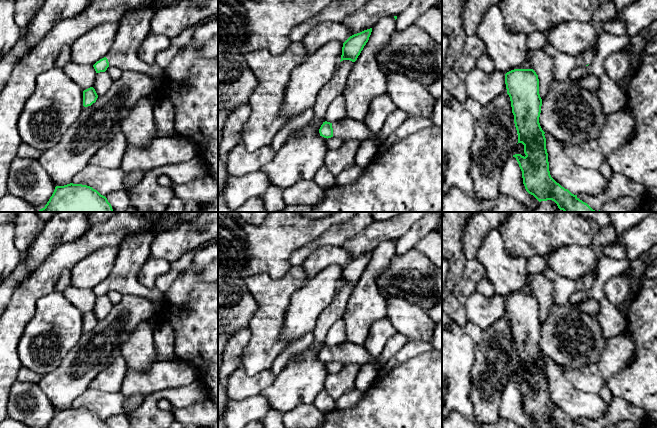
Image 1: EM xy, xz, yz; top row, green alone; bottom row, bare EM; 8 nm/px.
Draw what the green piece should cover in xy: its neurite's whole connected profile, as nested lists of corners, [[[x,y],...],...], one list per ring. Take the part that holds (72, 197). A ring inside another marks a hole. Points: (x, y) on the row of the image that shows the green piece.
[[[56,186],[49,201],[39,212],[113,212],[107,198],[90,186]]]

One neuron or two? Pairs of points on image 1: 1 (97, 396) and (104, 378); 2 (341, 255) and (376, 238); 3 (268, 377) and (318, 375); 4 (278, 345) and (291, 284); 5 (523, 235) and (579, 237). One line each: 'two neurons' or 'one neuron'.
1: two neurons
2: one neuron
3: two neurons
4: one neuron
5: one neuron

